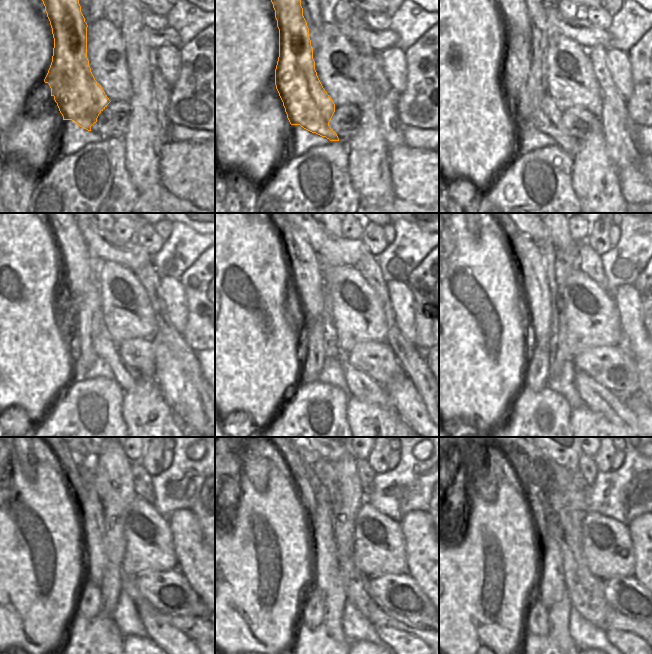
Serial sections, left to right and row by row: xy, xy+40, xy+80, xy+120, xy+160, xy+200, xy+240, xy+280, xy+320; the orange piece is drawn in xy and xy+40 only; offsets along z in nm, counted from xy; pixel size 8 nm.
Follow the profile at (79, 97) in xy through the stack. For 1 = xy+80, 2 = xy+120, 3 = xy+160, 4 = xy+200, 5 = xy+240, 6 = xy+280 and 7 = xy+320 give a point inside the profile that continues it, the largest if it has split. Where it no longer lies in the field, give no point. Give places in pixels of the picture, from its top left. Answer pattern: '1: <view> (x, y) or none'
1: xy+80 (546, 118)
2: xy+120 (127, 377)
3: xy+160 (361, 386)
4: xy+200 (598, 398)
5: xy+240 (171, 640)
6: xy+280 (398, 640)
7: xy+320 (622, 640)

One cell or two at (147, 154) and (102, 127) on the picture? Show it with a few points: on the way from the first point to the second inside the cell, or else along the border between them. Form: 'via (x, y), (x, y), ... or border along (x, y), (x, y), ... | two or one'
border along (129, 116), (127, 131), (122, 138) | two

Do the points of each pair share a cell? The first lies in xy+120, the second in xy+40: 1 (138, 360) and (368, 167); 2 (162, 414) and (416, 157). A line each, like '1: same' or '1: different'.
1: different
2: different

